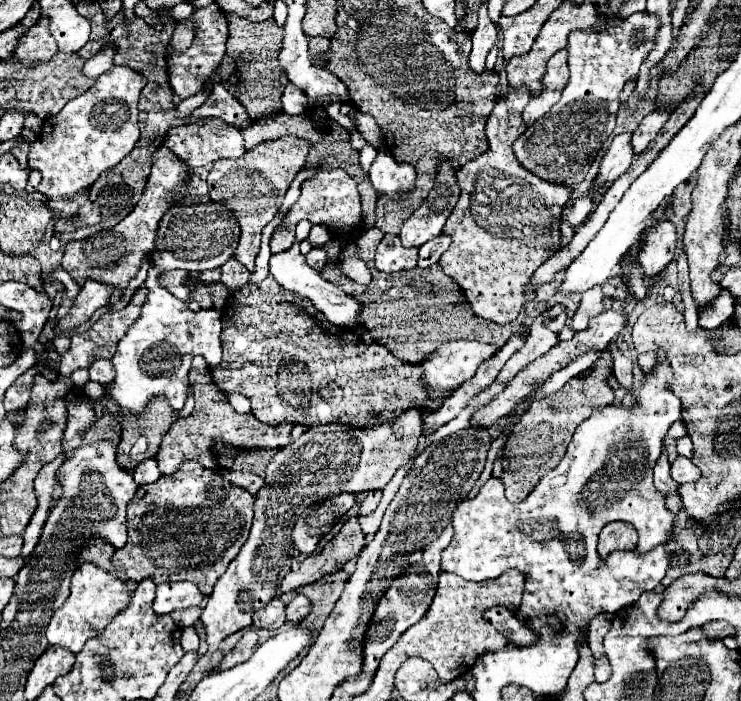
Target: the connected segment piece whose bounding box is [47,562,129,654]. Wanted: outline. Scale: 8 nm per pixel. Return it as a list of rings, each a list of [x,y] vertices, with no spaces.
[[[87,562],[81,564],[71,578],[71,594],[69,594],[67,602],[59,610],[55,610],[55,614],[47,626],[49,644],[65,646],[77,654],[83,648],[85,640],[101,634],[103,628],[107,626],[107,620],[111,620],[111,616],[115,616],[115,612],[125,608],[127,602],[129,602],[129,592],[125,588],[123,580],[107,574],[101,568],[95,568],[93,564],[87,564]]]

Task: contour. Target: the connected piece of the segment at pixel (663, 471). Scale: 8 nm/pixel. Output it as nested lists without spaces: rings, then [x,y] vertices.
[[[663,452],[661,458],[655,464],[655,486],[657,488],[679,488],[675,484],[675,480],[671,478],[671,474],[667,472],[667,454]]]

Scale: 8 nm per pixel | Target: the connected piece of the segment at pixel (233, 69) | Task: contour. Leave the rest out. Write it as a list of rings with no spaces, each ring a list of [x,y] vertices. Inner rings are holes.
[[[227,16],[227,22],[229,22],[227,56],[221,62],[221,74],[229,76],[227,90],[241,102],[241,106],[253,120],[259,120],[269,110],[275,108],[281,110],[281,94],[289,82],[285,72],[277,64],[283,28],[279,28],[273,18],[265,22],[251,22],[239,16]]]

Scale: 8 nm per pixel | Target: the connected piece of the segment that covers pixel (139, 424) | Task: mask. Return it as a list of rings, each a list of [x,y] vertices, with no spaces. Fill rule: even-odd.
[[[163,398],[151,400],[139,416],[129,416],[121,434],[117,450],[117,464],[121,470],[133,472],[147,458],[155,458],[163,436],[173,424],[173,408]]]

